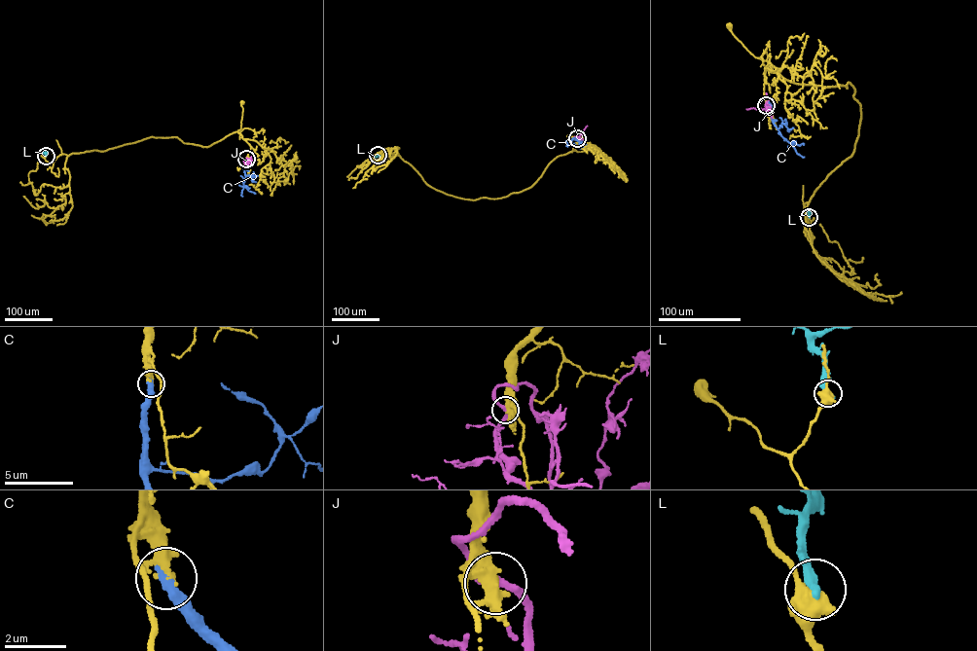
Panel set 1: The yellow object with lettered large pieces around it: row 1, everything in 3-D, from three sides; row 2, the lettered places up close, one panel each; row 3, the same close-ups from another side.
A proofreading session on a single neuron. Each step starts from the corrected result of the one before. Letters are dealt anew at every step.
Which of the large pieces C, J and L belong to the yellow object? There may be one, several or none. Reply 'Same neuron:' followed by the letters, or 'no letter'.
Same neuron: C

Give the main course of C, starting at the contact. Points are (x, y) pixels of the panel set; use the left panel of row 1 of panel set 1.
C: (246, 160), (243, 185), (254, 193)

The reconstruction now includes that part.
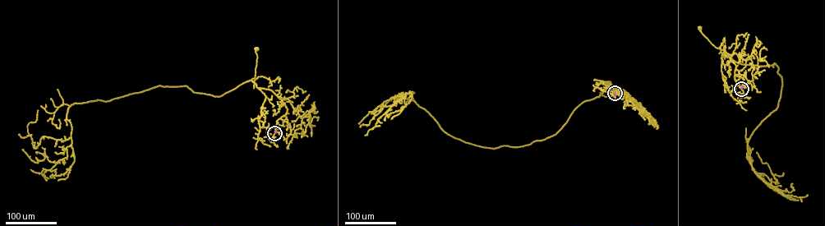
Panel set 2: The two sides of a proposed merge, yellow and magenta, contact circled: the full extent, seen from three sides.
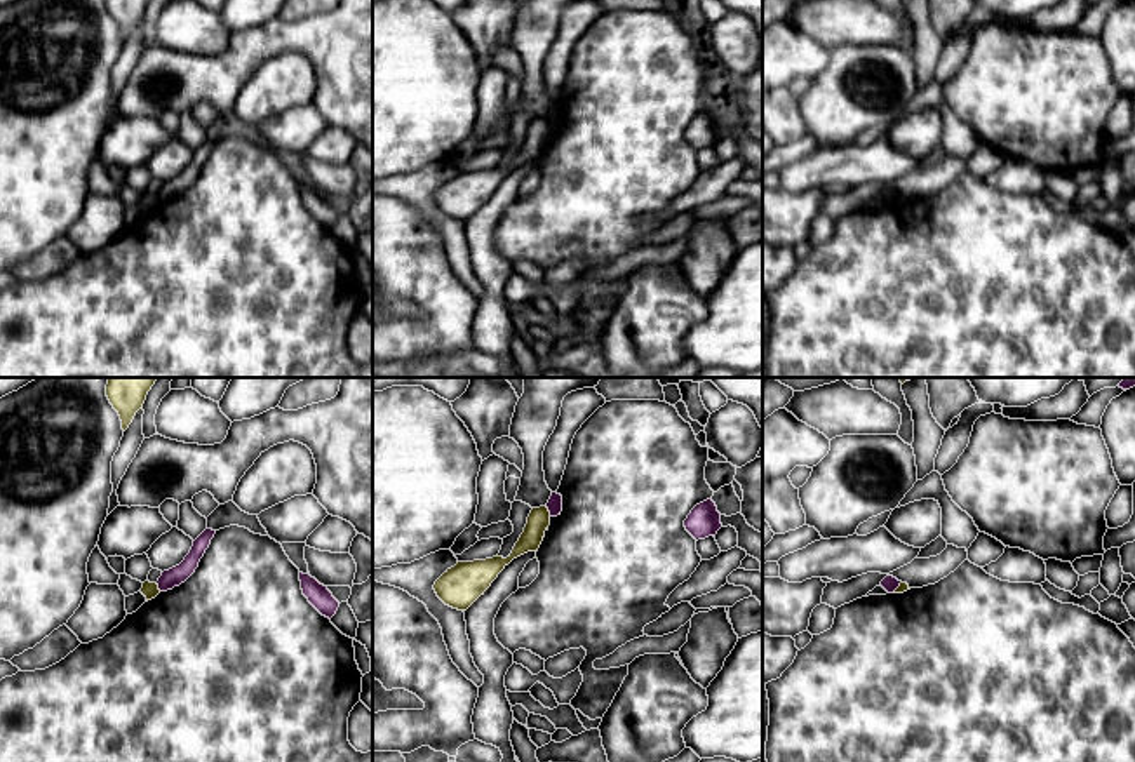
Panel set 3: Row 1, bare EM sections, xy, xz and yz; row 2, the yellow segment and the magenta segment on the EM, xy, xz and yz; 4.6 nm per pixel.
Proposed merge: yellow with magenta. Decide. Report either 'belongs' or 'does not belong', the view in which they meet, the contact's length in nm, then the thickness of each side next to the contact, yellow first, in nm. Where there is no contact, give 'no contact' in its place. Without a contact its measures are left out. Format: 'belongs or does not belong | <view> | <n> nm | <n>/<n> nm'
does not belong | xz | 50 nm | 100/70 nm

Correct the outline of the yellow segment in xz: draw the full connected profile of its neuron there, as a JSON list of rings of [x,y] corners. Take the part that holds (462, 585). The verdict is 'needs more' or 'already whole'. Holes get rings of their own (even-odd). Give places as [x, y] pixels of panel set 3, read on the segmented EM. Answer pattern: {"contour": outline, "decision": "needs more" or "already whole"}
{"contour": [[[533,508],[524,532],[507,558],[496,555],[486,560],[458,562],[435,581],[437,597],[453,609],[467,611],[514,558],[538,551],[548,525],[548,508]]], "decision": "already whole"}

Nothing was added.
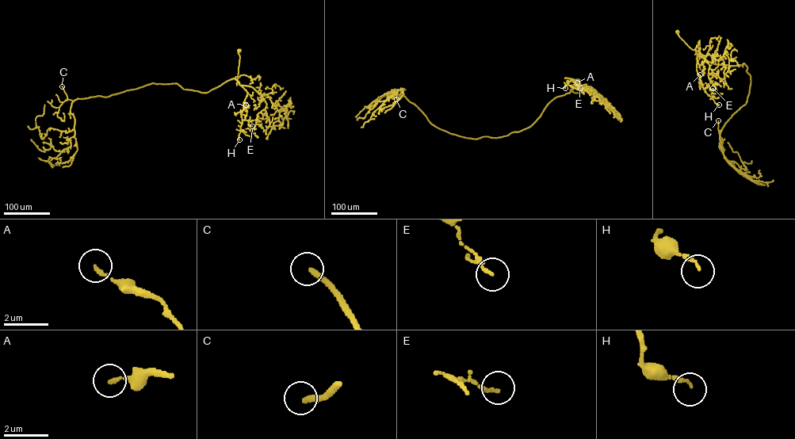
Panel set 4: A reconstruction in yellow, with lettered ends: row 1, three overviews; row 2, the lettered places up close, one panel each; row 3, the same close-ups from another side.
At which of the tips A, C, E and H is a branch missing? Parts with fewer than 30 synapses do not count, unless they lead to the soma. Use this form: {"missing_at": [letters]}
{"missing_at": ["C"]}

